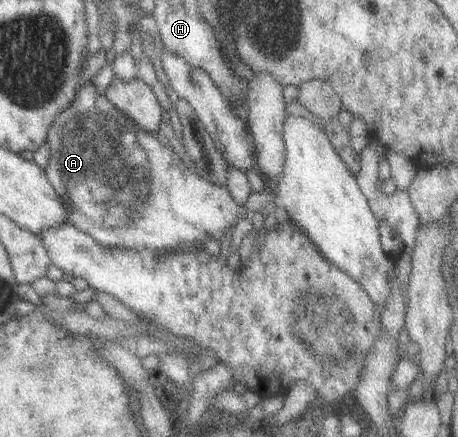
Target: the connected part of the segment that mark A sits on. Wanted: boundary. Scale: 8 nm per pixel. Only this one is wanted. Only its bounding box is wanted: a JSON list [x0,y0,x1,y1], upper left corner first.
[44,83,241,254]

